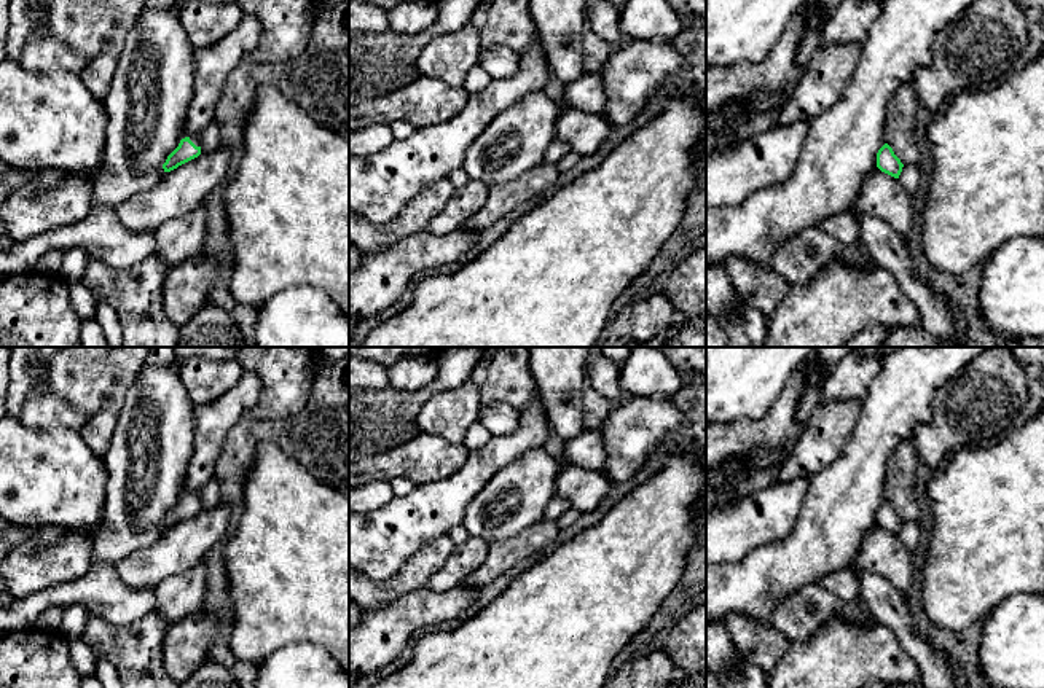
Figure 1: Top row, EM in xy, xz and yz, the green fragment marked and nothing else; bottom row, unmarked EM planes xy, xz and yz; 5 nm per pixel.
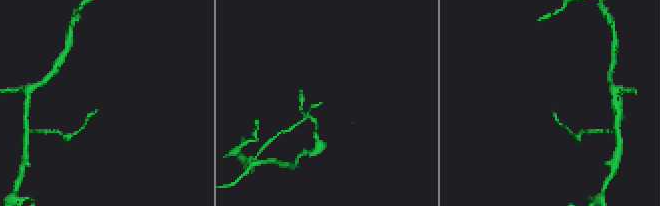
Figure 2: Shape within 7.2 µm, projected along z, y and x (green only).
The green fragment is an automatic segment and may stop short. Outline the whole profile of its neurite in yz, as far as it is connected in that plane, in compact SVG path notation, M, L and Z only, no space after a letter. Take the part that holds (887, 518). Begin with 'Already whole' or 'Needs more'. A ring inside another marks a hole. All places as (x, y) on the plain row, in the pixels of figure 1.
Already whole. M885 500L877 510L877 524L885 530L899 535L904 521L894 511L893 505Z

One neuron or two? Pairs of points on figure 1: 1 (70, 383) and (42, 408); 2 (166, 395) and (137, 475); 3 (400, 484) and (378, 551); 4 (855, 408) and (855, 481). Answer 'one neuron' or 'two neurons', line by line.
1: two neurons
2: one neuron
3: two neurons
4: two neurons

